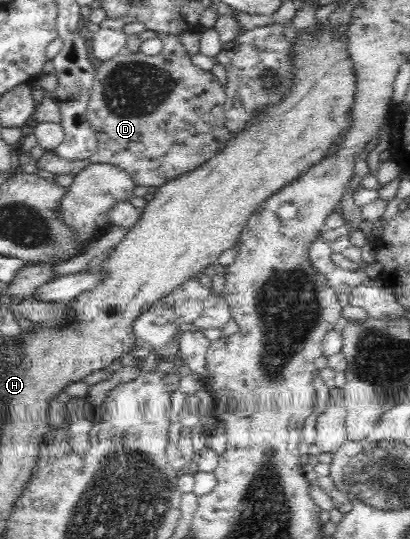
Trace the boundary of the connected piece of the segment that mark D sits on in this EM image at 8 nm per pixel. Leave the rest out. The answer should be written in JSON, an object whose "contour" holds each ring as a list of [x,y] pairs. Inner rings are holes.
{"contour":[[[150,30],[129,35],[120,53],[110,61],[104,61],[94,75],[85,114],[97,137],[97,152],[88,159],[69,162],[56,156],[54,151],[45,151],[37,167],[53,175],[75,176],[90,164],[112,164],[129,173],[137,186],[147,185],[151,190],[160,188],[182,173],[194,171],[218,153],[218,149],[223,149],[233,133],[225,124],[225,88],[220,86],[212,72],[194,65],[192,59],[178,35]],[[152,38],[160,39],[162,50],[157,55],[148,56],[141,51],[141,45]]]}

